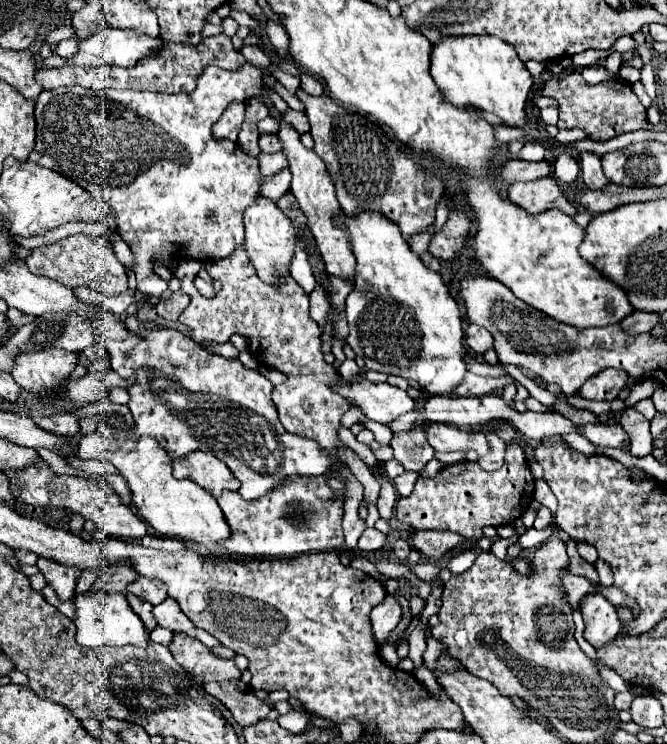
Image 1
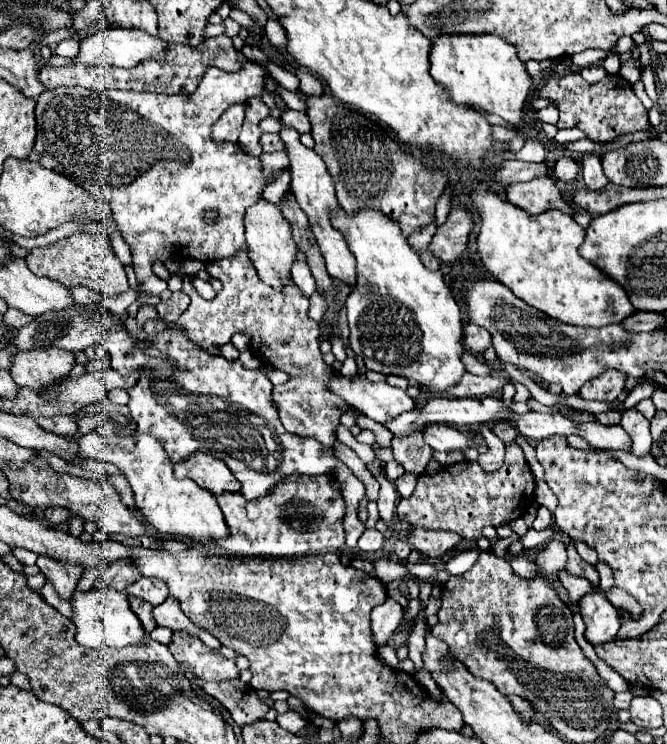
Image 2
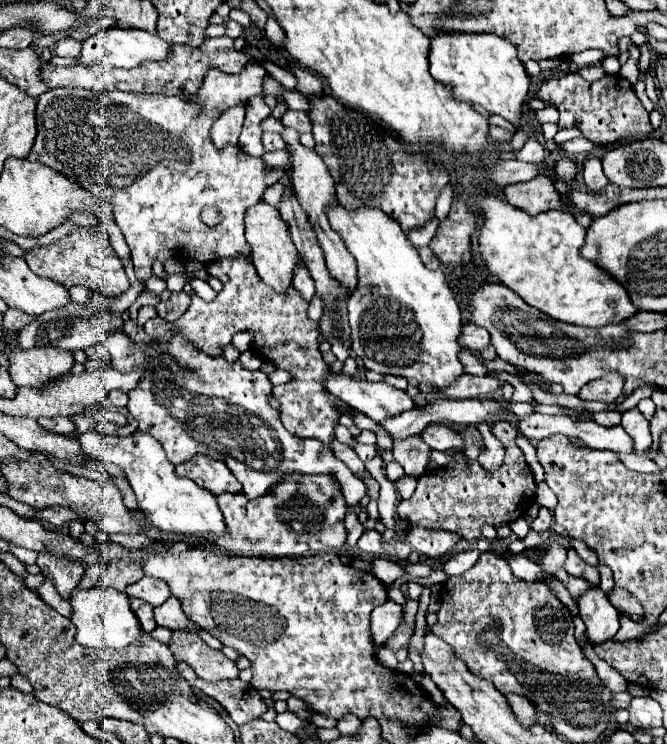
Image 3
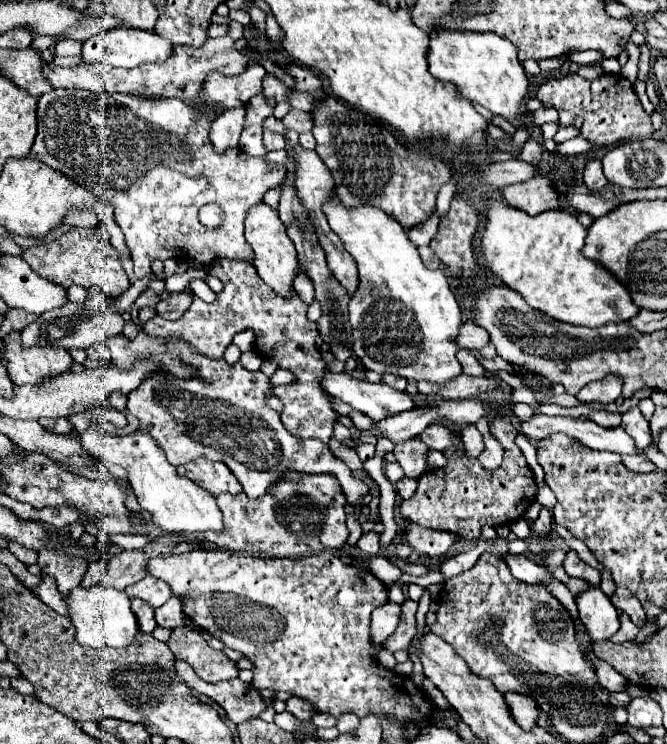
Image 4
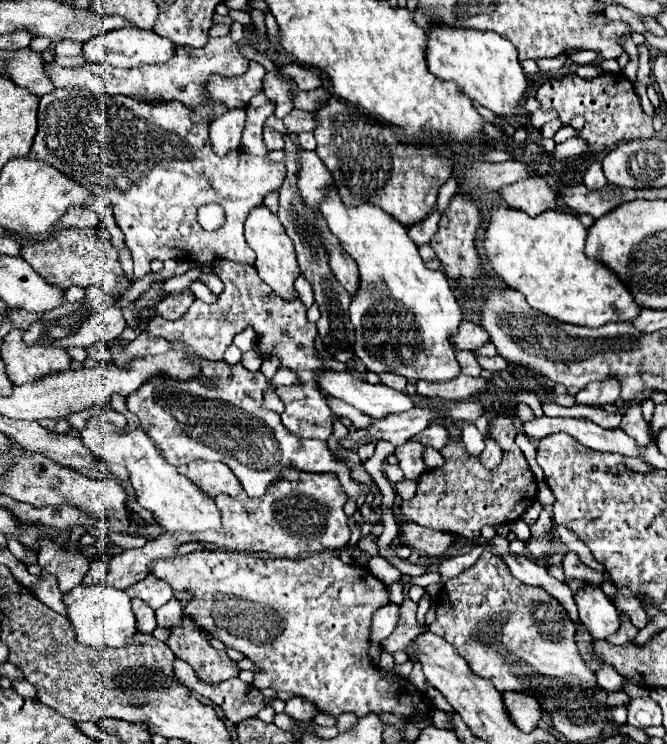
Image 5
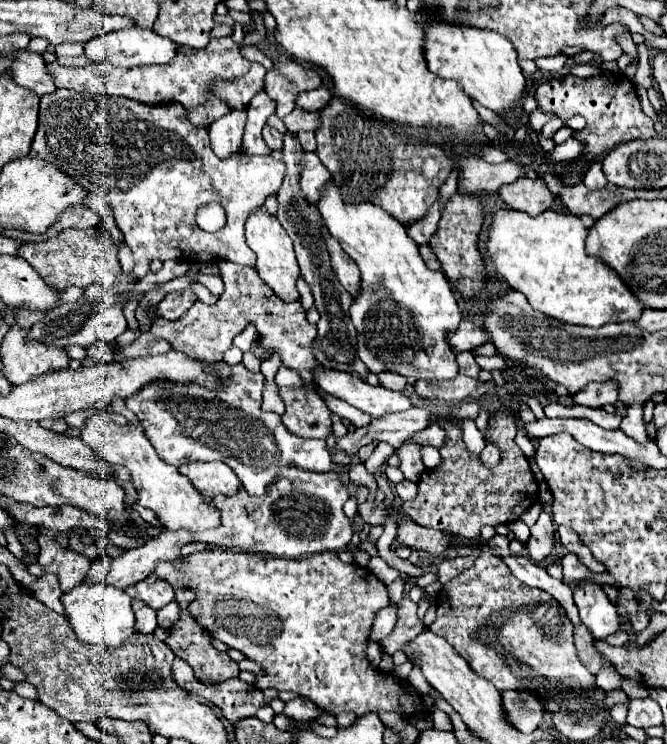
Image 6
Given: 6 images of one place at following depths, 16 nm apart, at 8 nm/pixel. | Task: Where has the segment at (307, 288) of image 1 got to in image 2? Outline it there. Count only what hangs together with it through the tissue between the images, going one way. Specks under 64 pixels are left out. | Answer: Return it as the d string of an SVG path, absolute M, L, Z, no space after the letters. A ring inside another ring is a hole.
M300 248L296 250L296 262L294 262L294 266L292 266L292 280L296 282L296 286L298 286L306 296L310 296L310 294L314 292L314 288L316 288L316 280L314 280L312 272L310 272L308 262L306 262L306 254L304 254Z

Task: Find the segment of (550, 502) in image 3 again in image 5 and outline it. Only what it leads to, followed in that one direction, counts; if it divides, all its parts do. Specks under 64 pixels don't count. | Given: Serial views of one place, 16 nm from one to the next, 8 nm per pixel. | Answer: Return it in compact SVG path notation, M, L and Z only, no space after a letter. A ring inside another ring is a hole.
M540 482L540 484L538 484L536 500L538 500L542 506L546 506L546 508L552 508L552 504L556 502L556 498L552 496L552 490L548 488L548 484L546 484L546 482Z

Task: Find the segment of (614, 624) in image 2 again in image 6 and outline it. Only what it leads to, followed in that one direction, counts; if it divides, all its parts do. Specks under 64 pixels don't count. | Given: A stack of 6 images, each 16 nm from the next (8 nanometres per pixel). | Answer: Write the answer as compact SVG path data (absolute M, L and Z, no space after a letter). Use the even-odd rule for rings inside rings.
M590 580L582 582L574 592L574 602L580 610L582 624L592 632L594 640L604 640L620 628L616 606L608 600L600 584L592 584Z

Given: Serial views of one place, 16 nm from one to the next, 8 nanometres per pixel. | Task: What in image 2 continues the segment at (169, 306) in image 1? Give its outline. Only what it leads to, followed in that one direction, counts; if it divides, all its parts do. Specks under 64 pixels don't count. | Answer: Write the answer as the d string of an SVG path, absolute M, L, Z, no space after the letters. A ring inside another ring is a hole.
M180 290L180 292L172 292L168 300L160 300L156 304L156 310L158 310L158 316L164 318L166 322L176 322L180 318L180 312L188 308L188 304L190 304L190 296L186 296Z

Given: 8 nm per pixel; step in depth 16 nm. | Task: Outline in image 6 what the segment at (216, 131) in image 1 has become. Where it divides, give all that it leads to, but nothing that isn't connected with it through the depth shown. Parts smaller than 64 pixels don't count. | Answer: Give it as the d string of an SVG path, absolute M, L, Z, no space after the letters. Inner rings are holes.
M232 110L214 124L210 124L210 142L214 152L224 158L228 152L236 152L242 146L242 132L244 132L246 112Z

